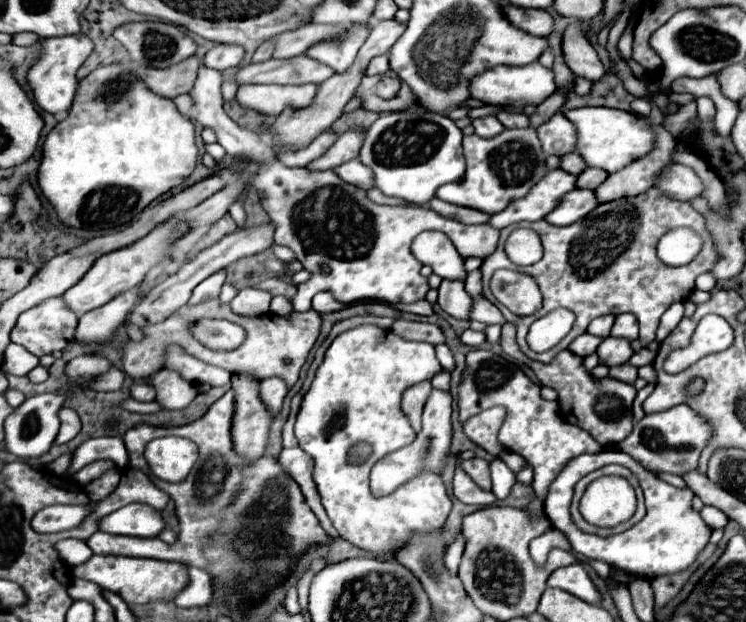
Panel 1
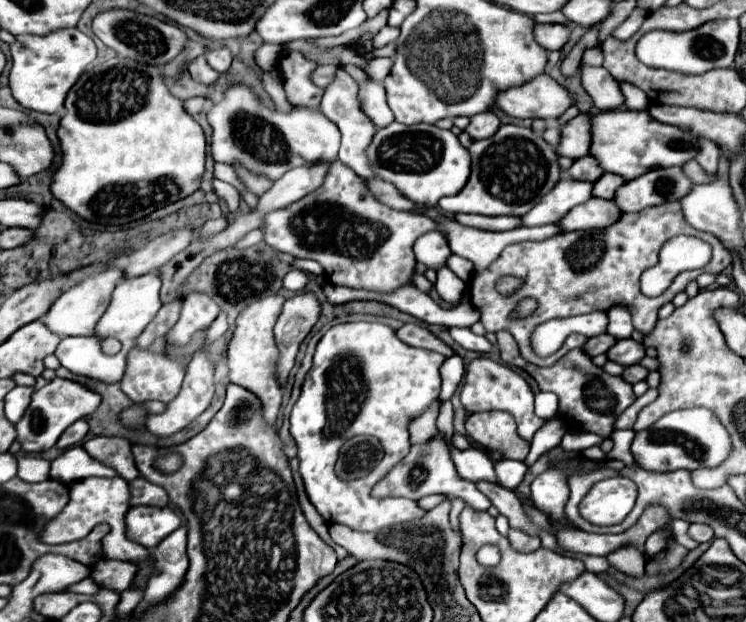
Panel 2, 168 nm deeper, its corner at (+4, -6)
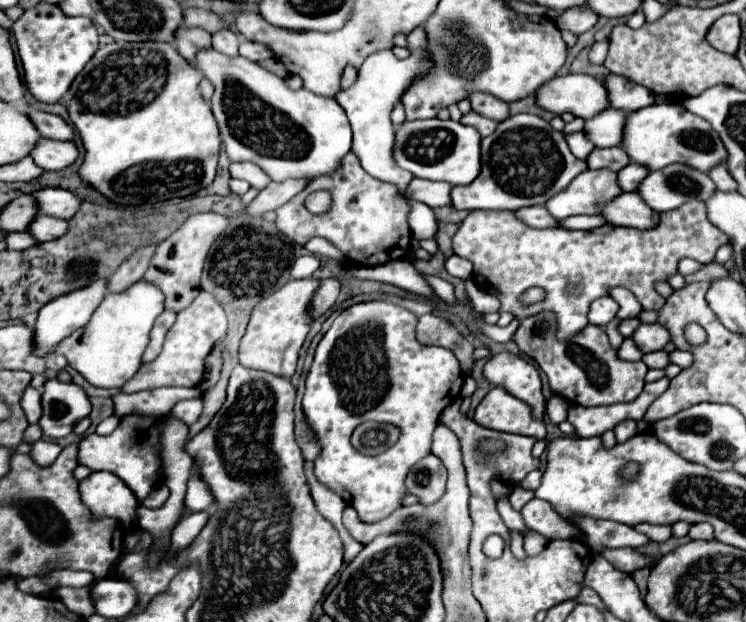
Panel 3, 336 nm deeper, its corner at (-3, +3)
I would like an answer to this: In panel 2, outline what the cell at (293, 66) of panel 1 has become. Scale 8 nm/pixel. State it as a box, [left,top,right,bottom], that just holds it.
[313,65,337,87]

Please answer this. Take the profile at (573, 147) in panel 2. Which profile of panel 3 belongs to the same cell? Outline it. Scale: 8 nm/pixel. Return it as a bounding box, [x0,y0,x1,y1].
[584,108,624,148]

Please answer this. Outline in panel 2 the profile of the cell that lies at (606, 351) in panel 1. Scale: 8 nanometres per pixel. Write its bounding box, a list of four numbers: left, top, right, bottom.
[607,339,645,365]

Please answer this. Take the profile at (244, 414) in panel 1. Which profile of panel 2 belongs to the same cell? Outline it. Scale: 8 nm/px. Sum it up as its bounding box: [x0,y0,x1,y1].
[229,293,285,423]

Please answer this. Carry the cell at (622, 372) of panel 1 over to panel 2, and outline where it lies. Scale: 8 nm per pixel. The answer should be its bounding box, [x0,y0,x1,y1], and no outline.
[623,365,649,383]

